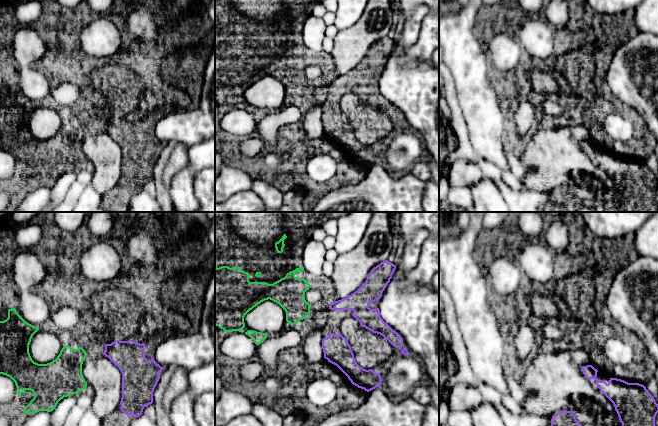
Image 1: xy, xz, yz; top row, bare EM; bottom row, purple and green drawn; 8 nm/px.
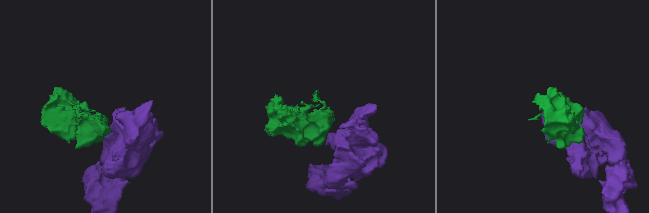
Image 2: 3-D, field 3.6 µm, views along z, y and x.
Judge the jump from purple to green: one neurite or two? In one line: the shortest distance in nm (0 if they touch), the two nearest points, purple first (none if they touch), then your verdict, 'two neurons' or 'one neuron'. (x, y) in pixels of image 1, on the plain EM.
140 nm apart; from purple across xy (104, 129), (86, 129); one neuron

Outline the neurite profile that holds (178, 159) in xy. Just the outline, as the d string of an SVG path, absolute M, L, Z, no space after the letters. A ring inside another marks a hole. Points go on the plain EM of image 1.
M177 143L163 171L163 179L167 187L170 186L173 177L187 164L187 147Z

